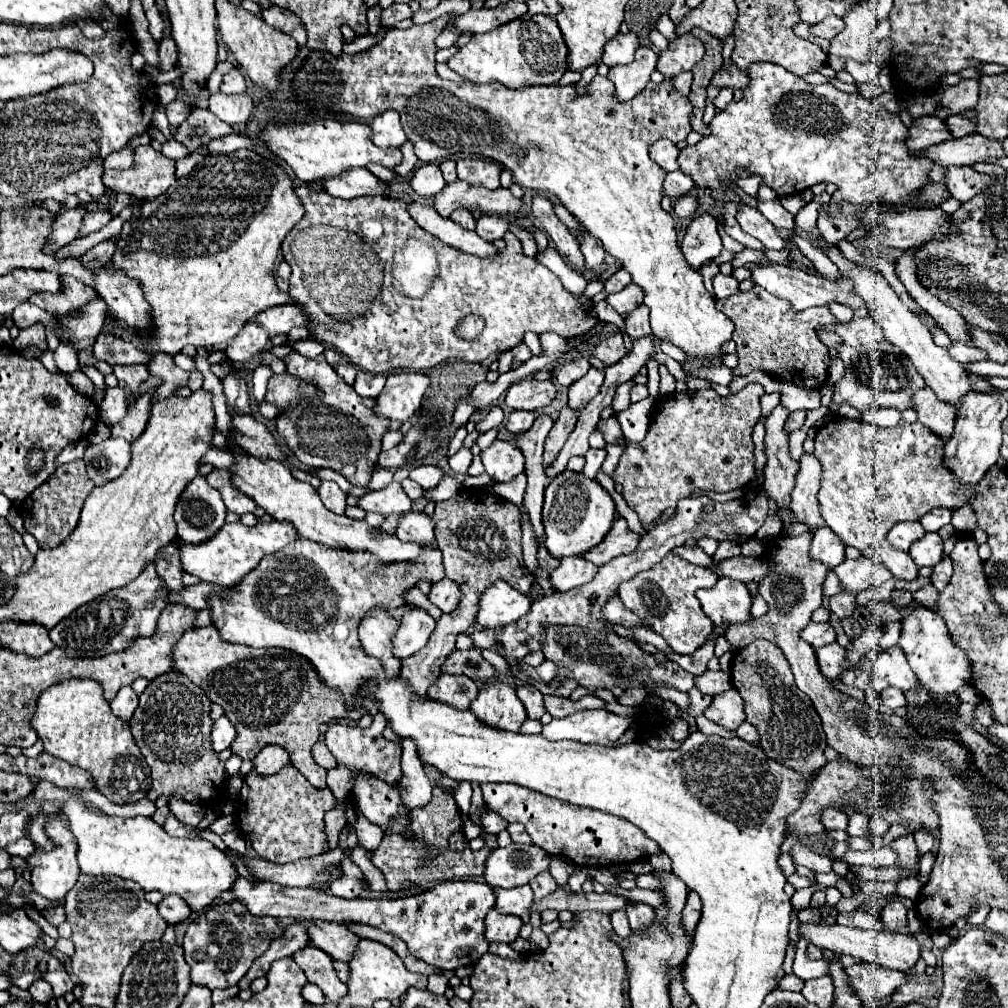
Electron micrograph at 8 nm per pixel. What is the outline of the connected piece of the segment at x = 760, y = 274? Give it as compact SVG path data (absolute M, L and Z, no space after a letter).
M765 263L765 265L757 265L757 267L751 269L751 279L755 281L755 285L769 291L773 297L787 299L793 305L795 311L805 311L805 309L815 307L815 305L829 305L833 301L845 303L845 305L849 305L853 309L865 305L863 299L853 295L853 283L849 279L843 279L843 277L837 283L833 283L833 281L827 281L827 279L823 279L819 275L811 275L811 273L807 273L805 269L799 269L799 267Z

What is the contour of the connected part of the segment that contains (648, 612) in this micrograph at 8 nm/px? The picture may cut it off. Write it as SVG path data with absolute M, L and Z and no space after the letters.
M669 553L661 563L657 563L649 571L643 571L631 577L629 581L621 583L619 597L623 605L643 617L651 625L651 629L673 647L673 651L681 655L691 655L703 645L703 641L713 631L713 623L701 611L701 603L697 601L695 591L701 587L713 587L715 583L717 575L707 567L691 565L685 559L679 559L677 555Z

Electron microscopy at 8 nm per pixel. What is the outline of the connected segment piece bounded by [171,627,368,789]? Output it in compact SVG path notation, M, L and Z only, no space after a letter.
M193 627L193 629L185 631L183 637L173 645L171 657L173 657L173 671L187 675L195 685L199 685L205 691L205 695L211 699L211 703L217 703L223 707L225 717L237 729L237 737L231 743L231 751L235 755L239 755L243 761L253 761L255 755L265 745L281 745L289 751L293 765L297 769L301 769L301 773L307 777L307 781L317 789L327 787L325 785L327 771L323 767L315 765L313 755L311 755L311 747L319 739L319 725L341 718L357 721L368 713L365 707L356 708L352 712L345 711L341 695L335 689L325 687L319 681L317 673L313 671L311 663L307 659L303 659L301 655L297 655L293 651L281 651L281 649L253 649L253 647L245 647L245 645L227 643L219 637L217 629L213 629L213 627L201 627L201 629Z

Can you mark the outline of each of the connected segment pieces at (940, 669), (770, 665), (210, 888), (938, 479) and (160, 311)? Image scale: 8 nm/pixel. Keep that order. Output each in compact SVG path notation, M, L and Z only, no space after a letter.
M915 609L901 625L901 637L899 643L901 651L905 653L911 669L915 671L921 685L927 687L929 695L933 695L933 701L947 701L949 695L953 695L961 685L969 683L971 679L971 663L965 657L963 651L959 651L945 627L945 621L933 613L931 609Z
M755 639L745 649L735 651L733 653L733 667L731 667L731 681L745 701L745 719L757 727L759 747L765 751L765 755L769 759L773 759L793 771L801 771L803 775L815 775L821 767L825 767L827 759L825 759L823 751L825 751L827 743L825 743L821 719L819 719L811 699L807 699L805 693L797 689L791 667L789 667L783 651L777 645L773 645L765 639Z
M73 795L63 805L61 813L69 819L69 827L79 839L77 861L87 875L117 875L139 883L145 891L177 893L185 899L191 913L209 907L223 891L229 891L237 879L235 865L211 841L177 839L165 833L151 817L121 819L105 813L95 813L81 805L81 797Z
M833 417L827 425L817 431L815 437L815 457L823 465L821 489L817 493L821 517L827 527L831 527L845 545L855 547L861 555L869 557L875 563L885 565L895 579L913 581L917 577L917 565L905 551L897 551L889 545L887 533L895 523L901 521L919 521L921 515L929 513L933 507L953 507L959 509L969 505L969 487L961 487L945 467L943 455L945 441L939 435L933 435L919 421L905 423L901 421L895 427L871 427L859 419Z
M237 149L229 155L217 155L217 153L211 153L205 157L203 163L199 163L187 177L183 179L177 179L177 183L173 187L169 187L169 191L153 201L145 201L141 205L141 213L139 217L133 221L129 233L117 241L117 249L115 249L115 255L113 255L113 267L125 271L131 279L137 279L137 283L141 283L141 289L145 293L145 299L149 303L149 309L151 309L151 315L153 315L153 337L155 337L155 345L153 345L153 339L145 339L145 335L137 335L137 331L129 331L129 327L125 327L125 323L121 323L119 319L113 319L113 315L107 315L109 321L103 325L103 333L111 333L111 335L117 335L117 337L125 337L125 341L133 341L133 345L141 351L161 351L161 353L167 353L167 355L175 355L175 353L181 353L183 347L187 345L221 345L225 341L231 341L239 331L241 327L251 321L257 313L261 311L267 311L275 305L295 305L297 301L289 297L289 293L281 293L275 285L275 260L277 258L281 241L285 239L285 235L293 229L293 225L303 217L303 207L301 207L301 201L297 199L295 191L293 191L293 185L291 185L291 179L287 177L287 173L275 165L273 161L249 151L249 149Z

